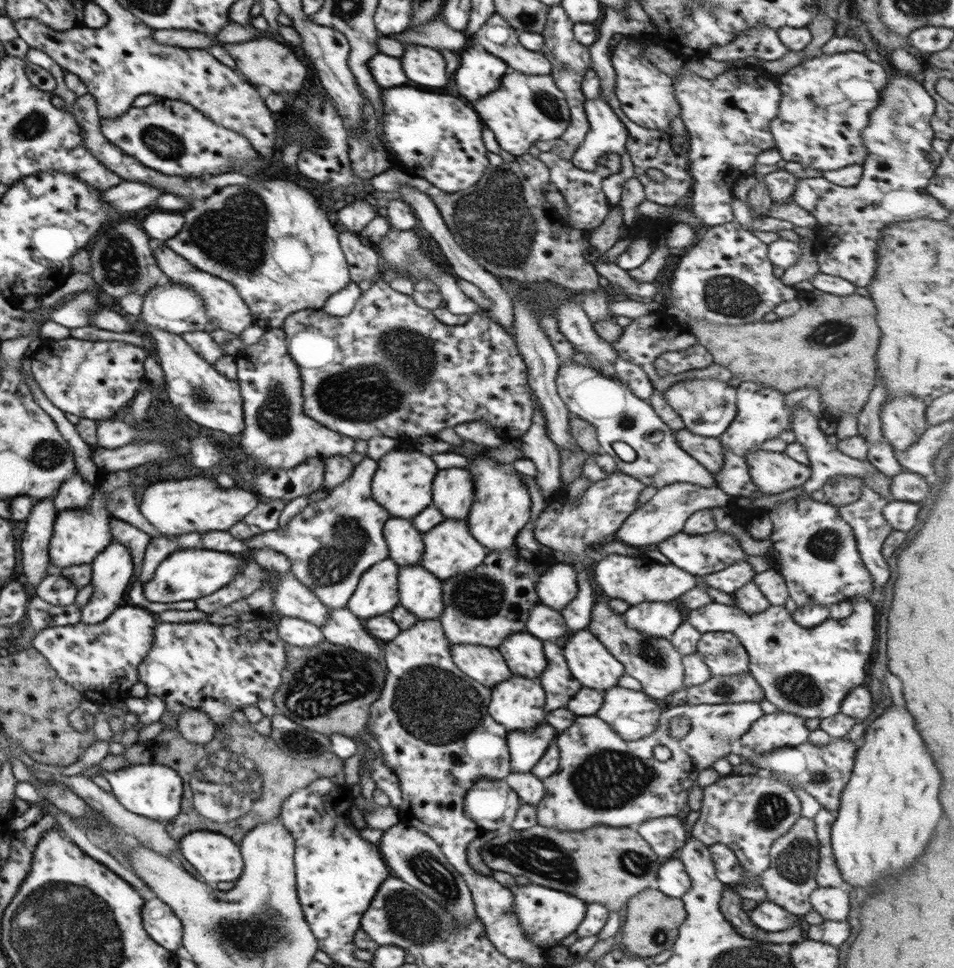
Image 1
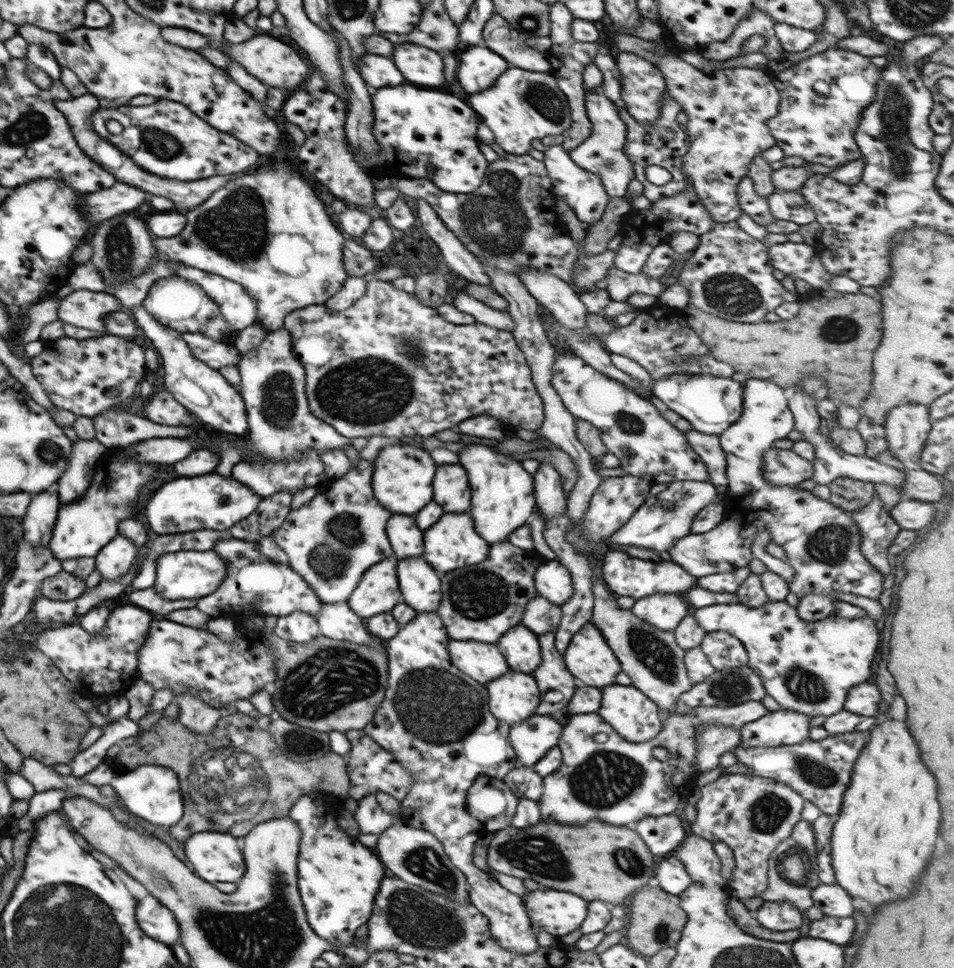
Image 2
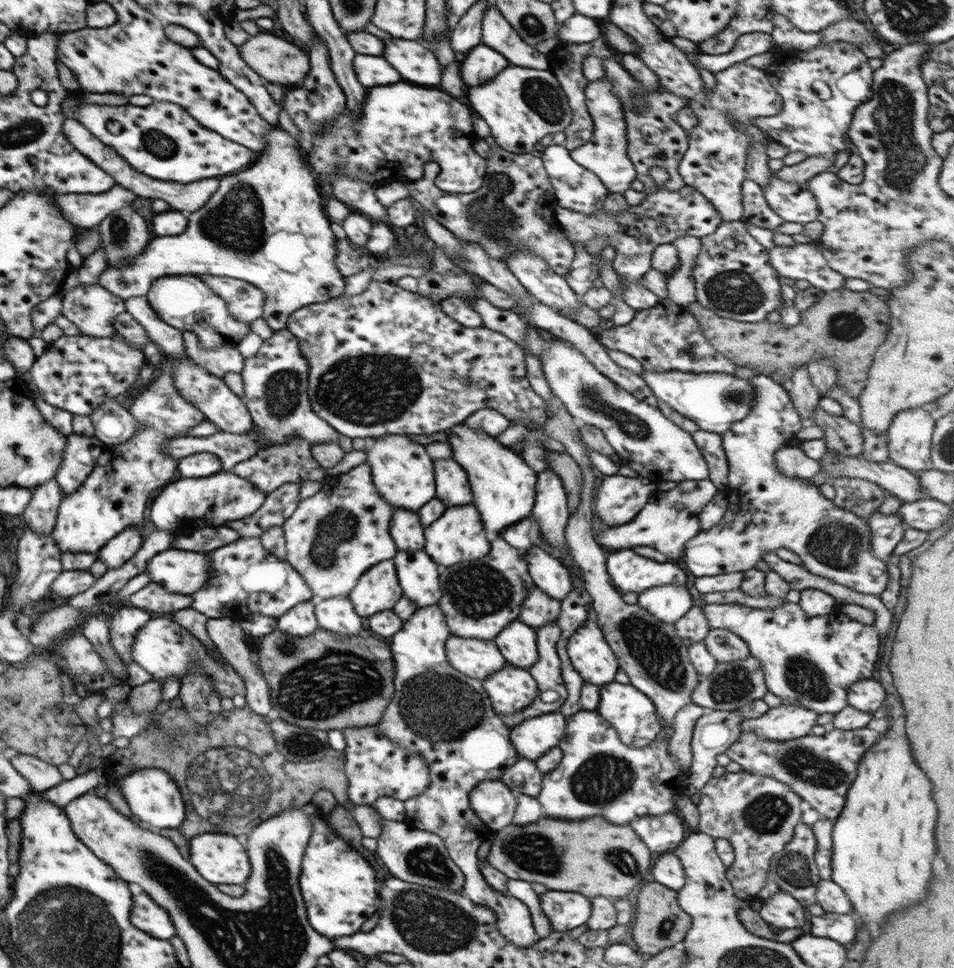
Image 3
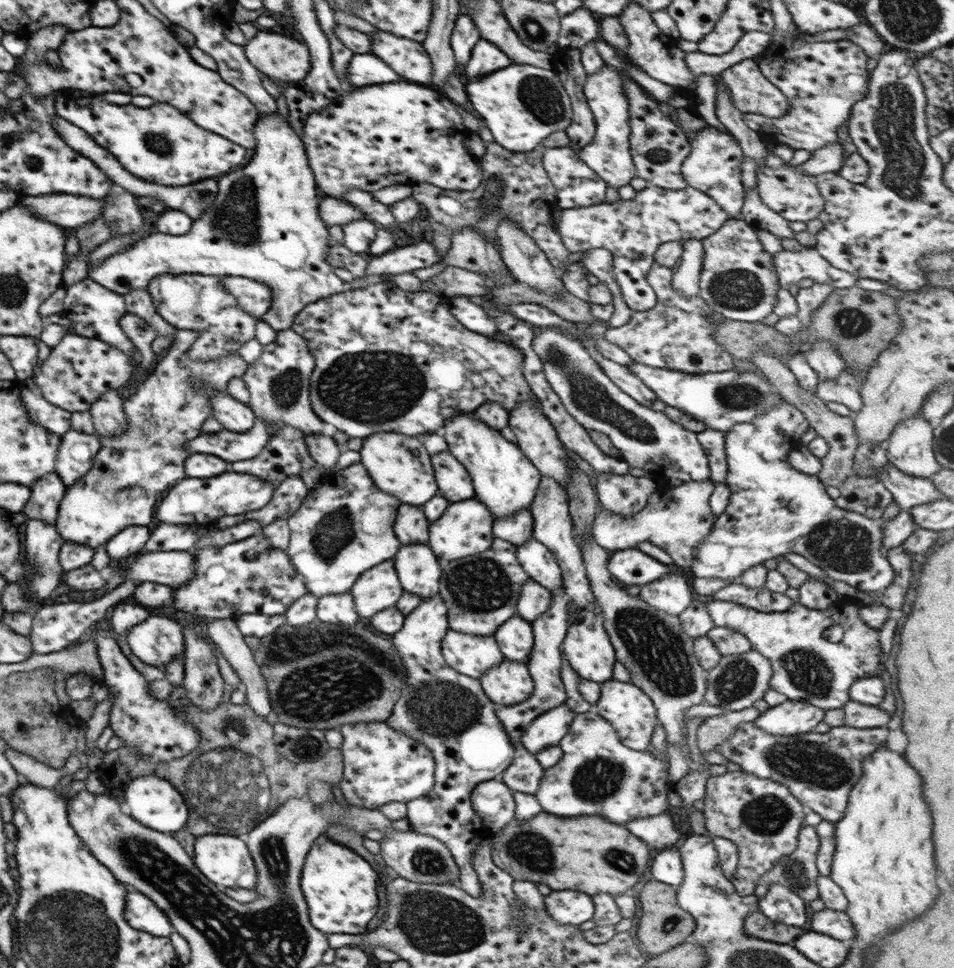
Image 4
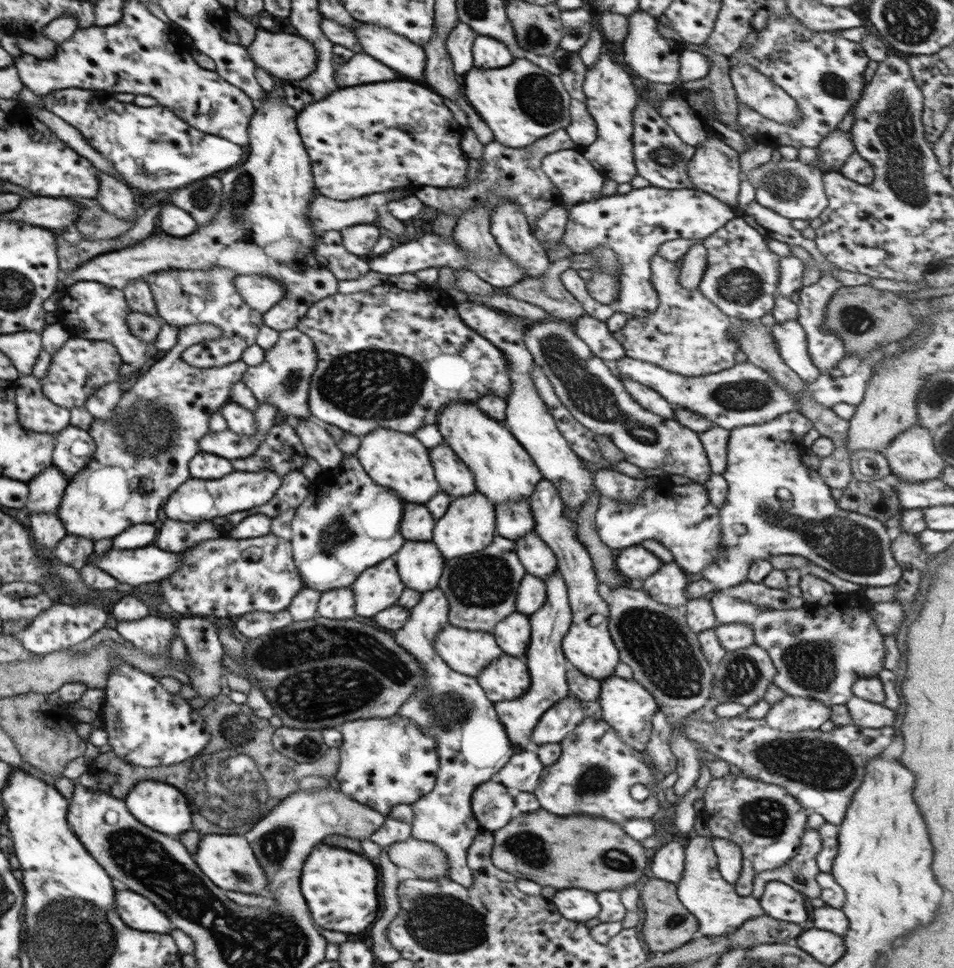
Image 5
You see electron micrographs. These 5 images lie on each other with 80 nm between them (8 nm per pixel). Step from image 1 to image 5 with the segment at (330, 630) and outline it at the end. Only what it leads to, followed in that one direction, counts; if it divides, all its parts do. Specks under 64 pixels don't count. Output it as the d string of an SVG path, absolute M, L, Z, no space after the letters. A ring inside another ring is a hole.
M350 587L333 589L320 594L316 615L330 620L349 620L354 617L354 598Z

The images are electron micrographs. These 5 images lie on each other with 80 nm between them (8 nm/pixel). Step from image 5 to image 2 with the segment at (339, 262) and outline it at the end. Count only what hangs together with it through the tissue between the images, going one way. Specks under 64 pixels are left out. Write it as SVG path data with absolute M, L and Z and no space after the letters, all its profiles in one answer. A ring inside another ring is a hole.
M344 235L342 263L347 276L362 277L367 272L375 273L378 266L373 251L367 250L359 240Z

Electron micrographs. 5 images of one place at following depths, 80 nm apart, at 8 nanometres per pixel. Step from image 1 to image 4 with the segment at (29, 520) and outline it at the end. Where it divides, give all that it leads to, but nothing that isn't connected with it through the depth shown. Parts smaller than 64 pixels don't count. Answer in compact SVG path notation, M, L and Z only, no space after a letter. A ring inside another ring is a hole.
M55 472L36 480L30 486L30 497L21 509L27 520L40 520L54 524L56 512L63 498L66 486Z

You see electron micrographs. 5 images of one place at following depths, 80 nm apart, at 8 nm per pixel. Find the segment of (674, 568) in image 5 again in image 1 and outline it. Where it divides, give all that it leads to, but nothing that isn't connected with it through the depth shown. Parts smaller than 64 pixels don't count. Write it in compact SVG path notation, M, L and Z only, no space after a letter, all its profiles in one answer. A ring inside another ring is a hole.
M641 602L623 613L625 627L654 638L669 638L685 618L685 611L673 603Z

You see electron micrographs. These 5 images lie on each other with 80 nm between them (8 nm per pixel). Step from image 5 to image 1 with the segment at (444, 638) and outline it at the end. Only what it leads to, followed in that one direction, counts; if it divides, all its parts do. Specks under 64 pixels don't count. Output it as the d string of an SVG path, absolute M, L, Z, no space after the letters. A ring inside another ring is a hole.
M453 644L450 645L450 655L453 664L461 672L489 690L511 675L497 648L478 644Z

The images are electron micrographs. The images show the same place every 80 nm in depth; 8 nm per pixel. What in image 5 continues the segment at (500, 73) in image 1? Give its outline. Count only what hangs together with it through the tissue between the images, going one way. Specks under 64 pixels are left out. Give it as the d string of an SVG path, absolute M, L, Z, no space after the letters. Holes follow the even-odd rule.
M476 35L471 45L472 66L475 69L502 68L511 64L512 55L507 47L488 36Z

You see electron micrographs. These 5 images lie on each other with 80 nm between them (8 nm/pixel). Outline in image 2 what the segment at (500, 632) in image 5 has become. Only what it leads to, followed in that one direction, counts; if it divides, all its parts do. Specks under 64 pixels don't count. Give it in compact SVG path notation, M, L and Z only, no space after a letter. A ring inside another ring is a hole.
M521 624L509 628L495 643L509 670L531 674L541 662L537 635Z

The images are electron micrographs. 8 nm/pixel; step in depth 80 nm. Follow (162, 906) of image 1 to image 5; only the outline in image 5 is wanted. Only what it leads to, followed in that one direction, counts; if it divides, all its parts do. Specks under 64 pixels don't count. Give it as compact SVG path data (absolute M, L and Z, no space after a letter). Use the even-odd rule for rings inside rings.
M129 889L114 891L117 892L114 894L116 913L129 928L146 934L168 934L173 928L169 920L143 896Z

